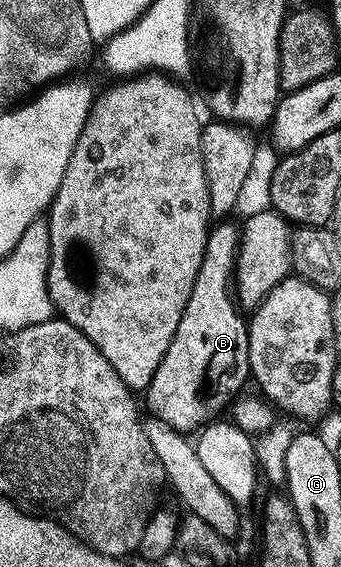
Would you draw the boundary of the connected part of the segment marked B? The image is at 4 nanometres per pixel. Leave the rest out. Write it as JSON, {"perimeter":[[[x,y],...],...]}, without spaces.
{"perimeter":[[[222,218],[206,233],[206,249],[200,262],[200,270],[196,274],[196,282],[192,282],[192,294],[188,298],[188,306],[184,306],[184,314],[180,318],[180,326],[176,326],[176,334],[160,362],[156,366],[156,374],[152,382],[144,390],[146,404],[150,407],[149,415],[153,419],[167,424],[172,430],[183,434],[193,433],[211,423],[222,407],[229,405],[232,398],[243,391],[246,380],[251,379],[250,359],[248,358],[247,317],[240,311],[235,297],[232,295],[234,284],[234,259],[238,257],[238,237],[240,228],[232,219]]]}

